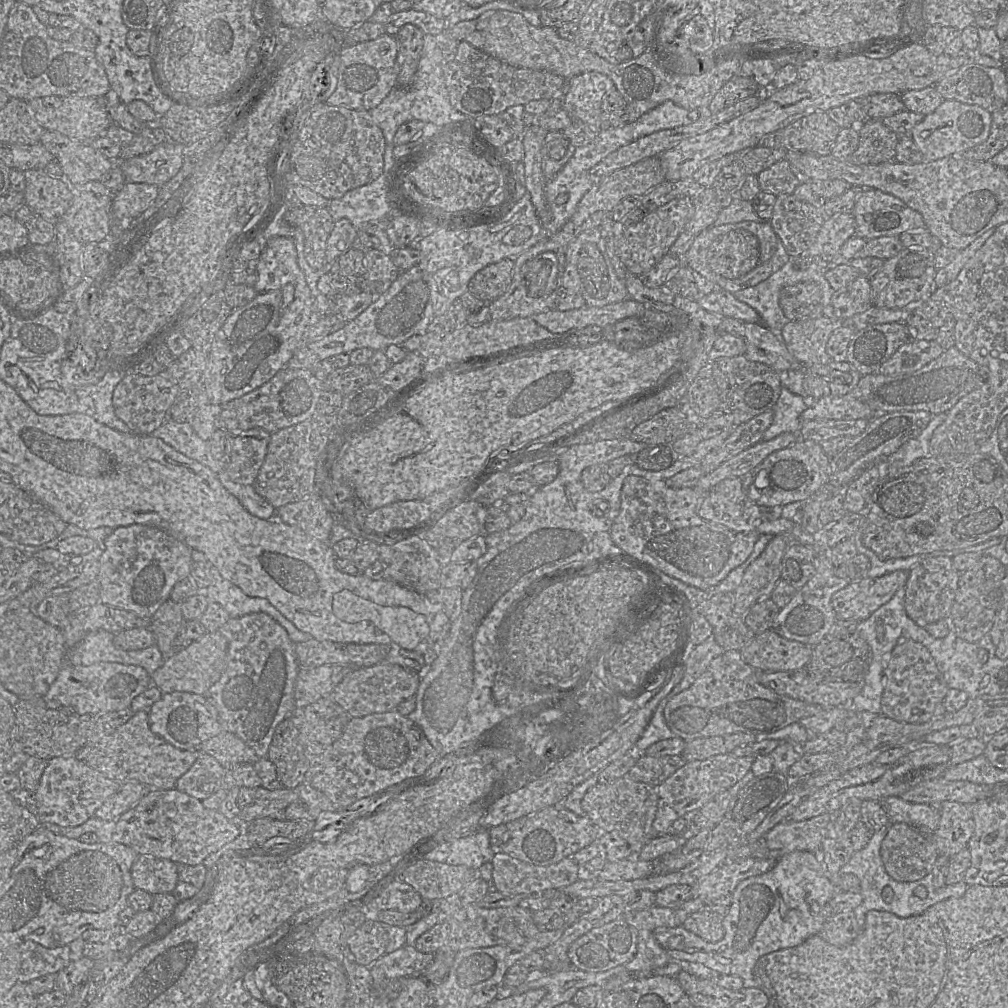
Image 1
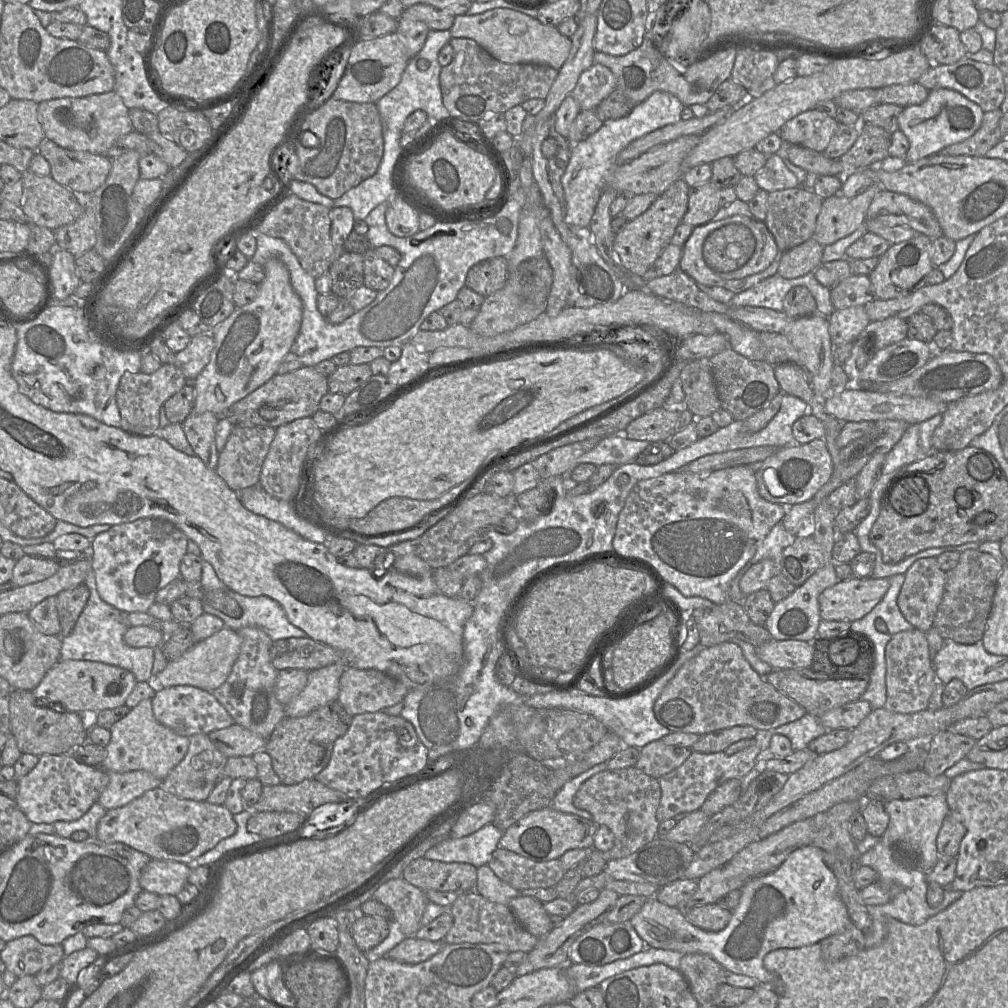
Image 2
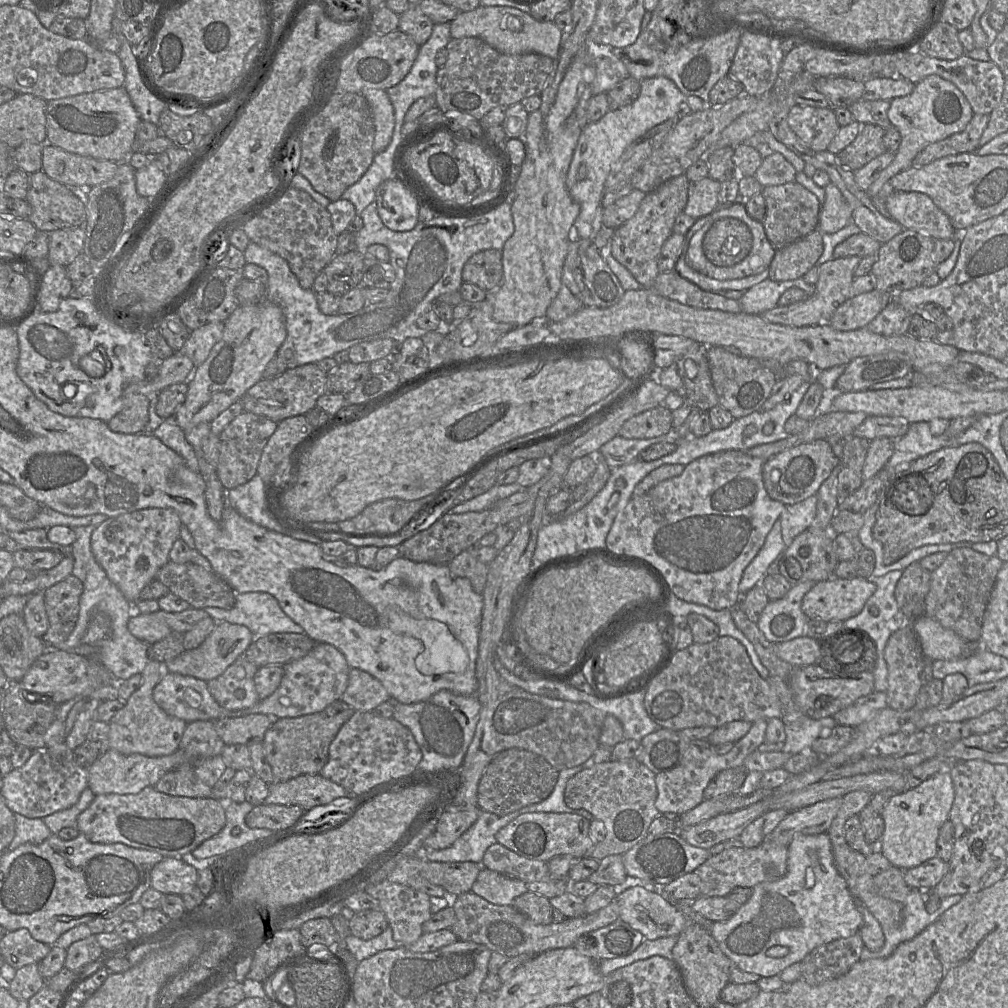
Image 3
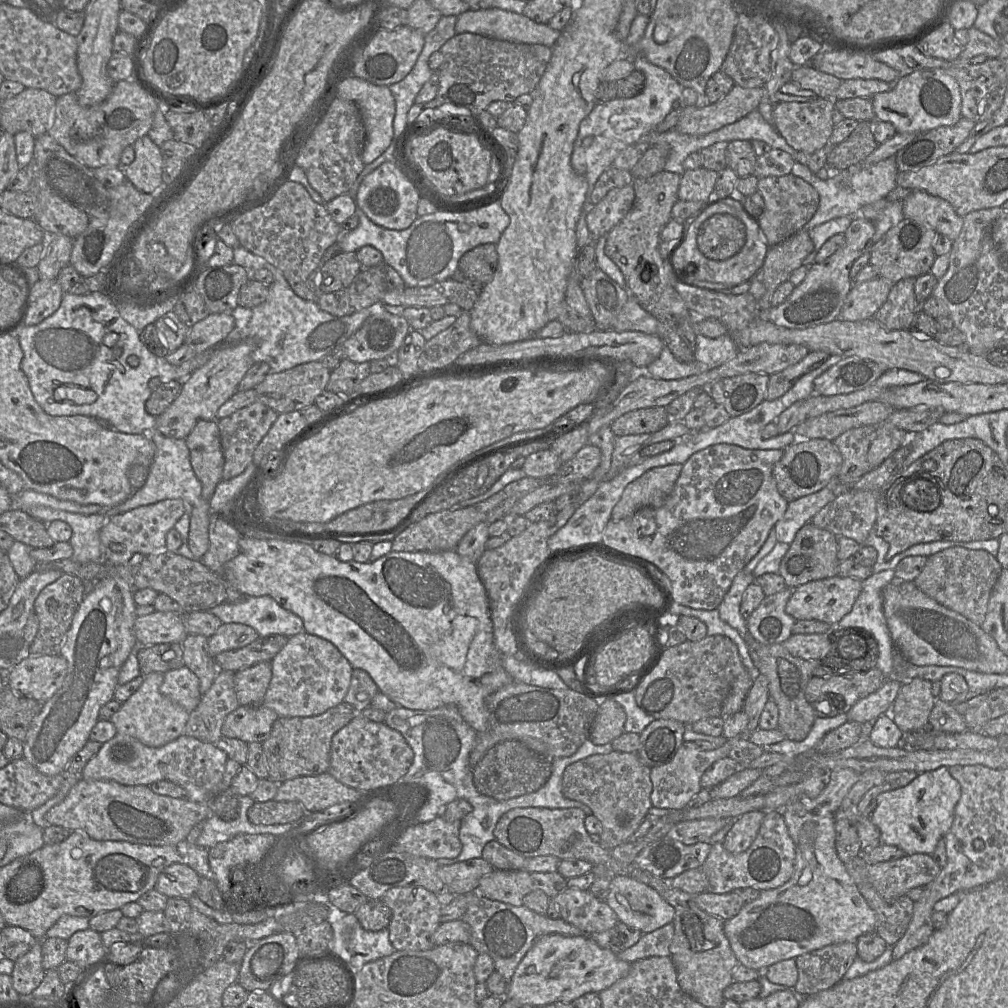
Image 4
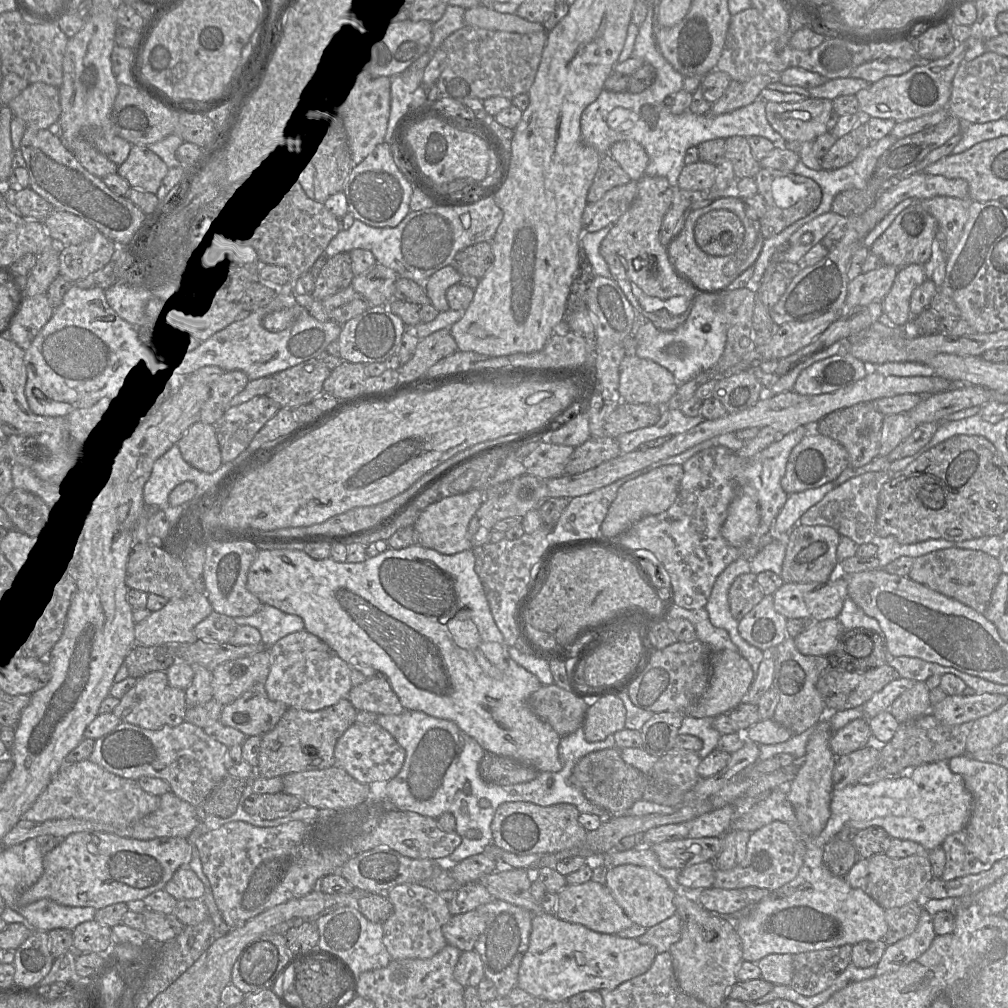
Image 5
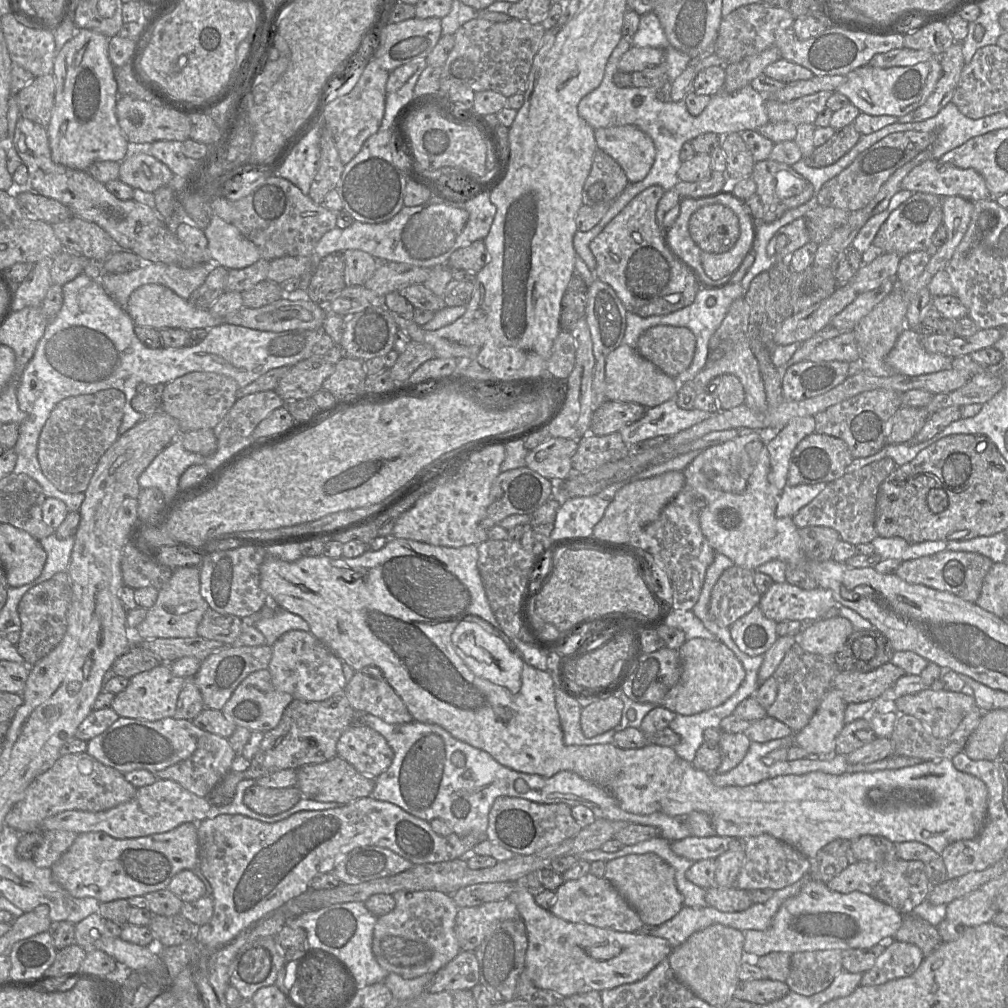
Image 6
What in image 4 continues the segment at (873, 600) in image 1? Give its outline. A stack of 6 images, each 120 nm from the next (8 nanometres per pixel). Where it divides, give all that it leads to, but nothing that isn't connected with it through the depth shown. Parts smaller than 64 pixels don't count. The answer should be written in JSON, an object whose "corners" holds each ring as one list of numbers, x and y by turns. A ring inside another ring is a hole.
{"corners":[[841,577,813,580,796,587,786,604,786,612,795,620,818,620,836,625,848,614,861,592,862,581,856,578]]}

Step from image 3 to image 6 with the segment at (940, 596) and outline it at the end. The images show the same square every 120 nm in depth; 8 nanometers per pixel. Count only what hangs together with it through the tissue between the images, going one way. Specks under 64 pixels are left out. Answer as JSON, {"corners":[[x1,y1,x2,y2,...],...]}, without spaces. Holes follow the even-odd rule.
{"corners":[[944,550,929,556,902,561,895,574,908,583,947,591,975,603,993,563,991,559,979,553]]}

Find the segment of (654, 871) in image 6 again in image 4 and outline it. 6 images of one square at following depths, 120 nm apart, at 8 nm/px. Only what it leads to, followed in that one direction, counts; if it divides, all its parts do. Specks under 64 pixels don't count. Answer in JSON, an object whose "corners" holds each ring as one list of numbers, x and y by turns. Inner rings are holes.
{"corners":[[624,875,611,879,606,902,622,923,643,934,673,922,675,917,675,909,655,889]]}

